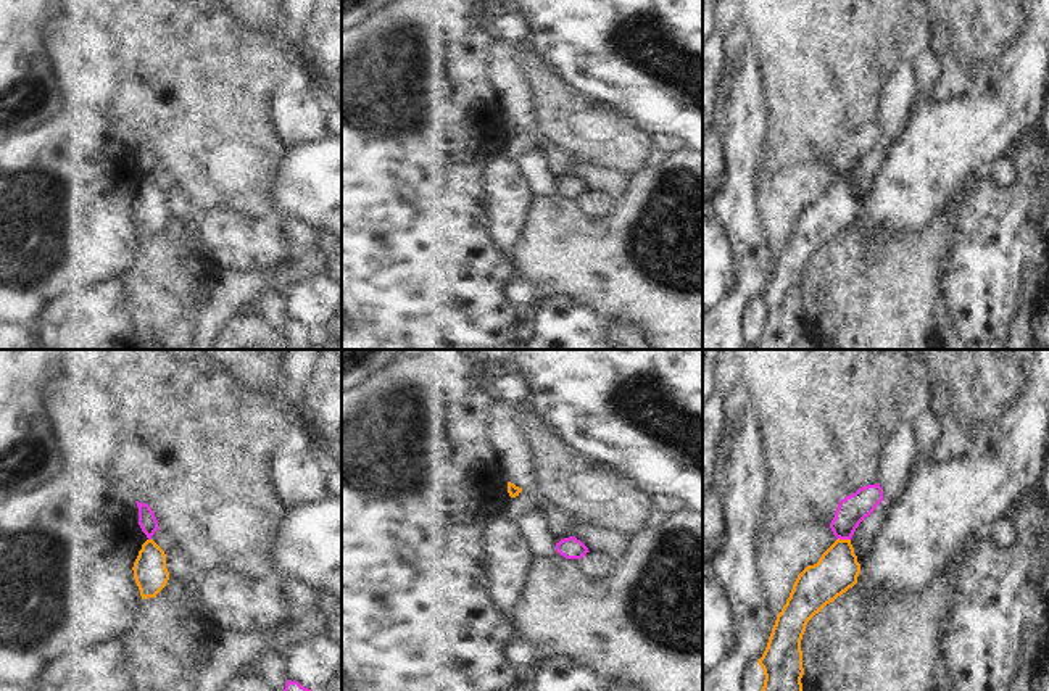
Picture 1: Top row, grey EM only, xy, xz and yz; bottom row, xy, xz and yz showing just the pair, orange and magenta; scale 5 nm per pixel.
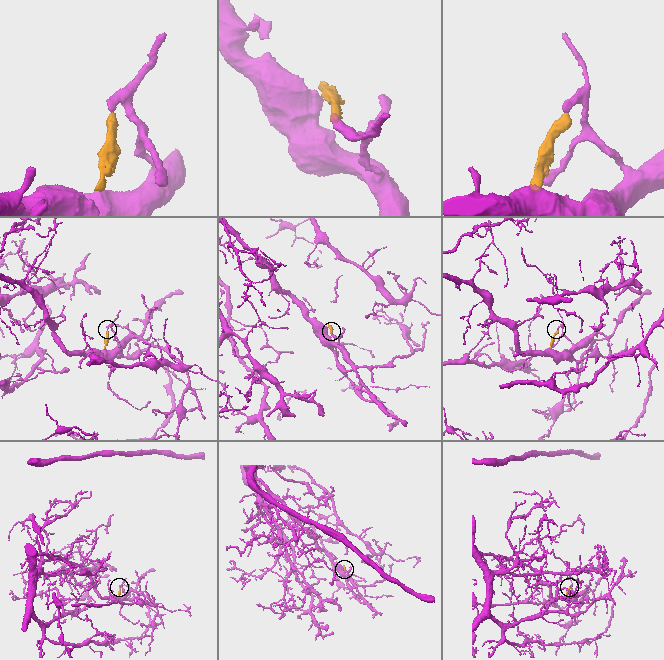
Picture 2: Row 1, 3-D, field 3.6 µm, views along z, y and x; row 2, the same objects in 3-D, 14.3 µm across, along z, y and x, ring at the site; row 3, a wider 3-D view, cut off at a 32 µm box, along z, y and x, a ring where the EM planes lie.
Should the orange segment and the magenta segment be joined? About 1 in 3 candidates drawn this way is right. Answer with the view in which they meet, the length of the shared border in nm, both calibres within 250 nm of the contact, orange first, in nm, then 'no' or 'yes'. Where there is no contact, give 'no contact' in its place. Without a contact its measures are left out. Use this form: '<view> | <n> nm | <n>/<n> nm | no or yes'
yz | 70 nm | 220/150 nm | no

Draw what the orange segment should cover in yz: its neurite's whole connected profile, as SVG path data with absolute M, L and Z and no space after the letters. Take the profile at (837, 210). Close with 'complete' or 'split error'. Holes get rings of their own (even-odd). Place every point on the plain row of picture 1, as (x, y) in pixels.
M836 179L796 217L790 237L777 254L767 287L759 298L765 319L761 335L746 350L786 350L802 333L801 279L807 261L827 243L857 222L860 203L851 179Z; complete

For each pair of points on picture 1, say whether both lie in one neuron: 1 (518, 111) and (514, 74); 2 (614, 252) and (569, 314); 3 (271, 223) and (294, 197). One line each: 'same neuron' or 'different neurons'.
1: same neuron
2: different neurons
3: different neurons

